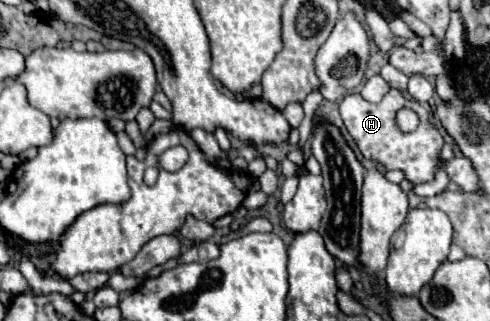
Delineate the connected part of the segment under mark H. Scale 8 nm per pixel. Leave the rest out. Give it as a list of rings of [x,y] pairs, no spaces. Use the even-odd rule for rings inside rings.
[[[390,88],[386,92],[386,96],[382,98],[382,102],[378,102],[378,104],[366,102],[360,94],[346,96],[340,102],[340,114],[364,158],[382,164],[386,170],[402,170],[404,178],[410,180],[412,184],[422,184],[422,182],[434,180],[436,168],[438,168],[438,154],[444,144],[444,138],[442,138],[440,130],[430,122],[430,108],[422,106],[416,100],[402,96],[400,90]],[[400,108],[412,108],[420,116],[420,126],[410,134],[400,132],[394,124],[394,110],[400,110]]]

